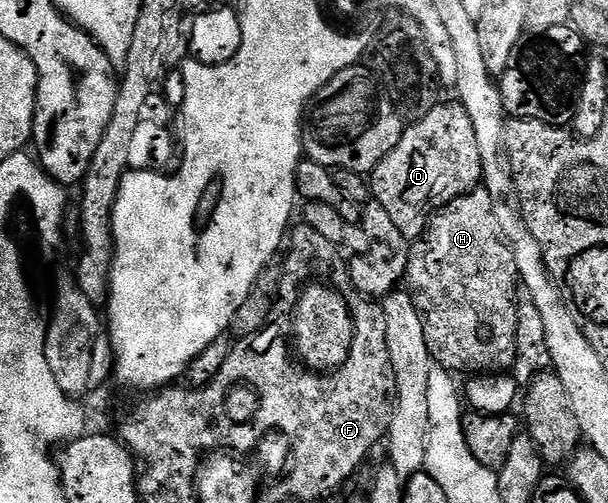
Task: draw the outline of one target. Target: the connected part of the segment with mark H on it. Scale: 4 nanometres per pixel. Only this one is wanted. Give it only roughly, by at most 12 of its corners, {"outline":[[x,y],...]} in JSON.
{"outline":[[478,187],[430,217],[405,281],[454,375],[517,358],[519,278]]}

